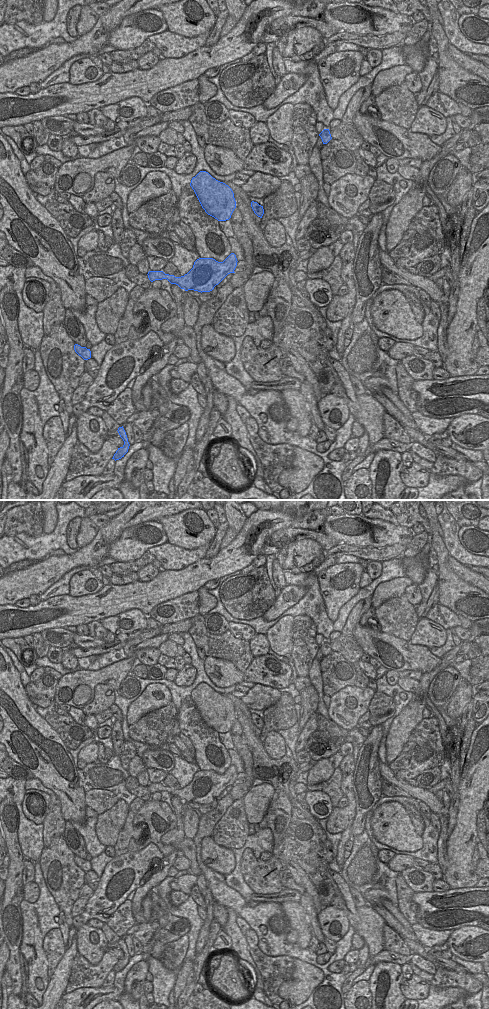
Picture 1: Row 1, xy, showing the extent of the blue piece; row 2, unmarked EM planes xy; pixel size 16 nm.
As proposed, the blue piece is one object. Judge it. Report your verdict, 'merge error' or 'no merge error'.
no merge error

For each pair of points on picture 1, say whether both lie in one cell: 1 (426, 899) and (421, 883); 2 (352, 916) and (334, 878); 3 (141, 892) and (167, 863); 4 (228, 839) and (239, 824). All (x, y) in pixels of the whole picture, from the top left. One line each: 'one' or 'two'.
1: two
2: one
3: one
4: one

